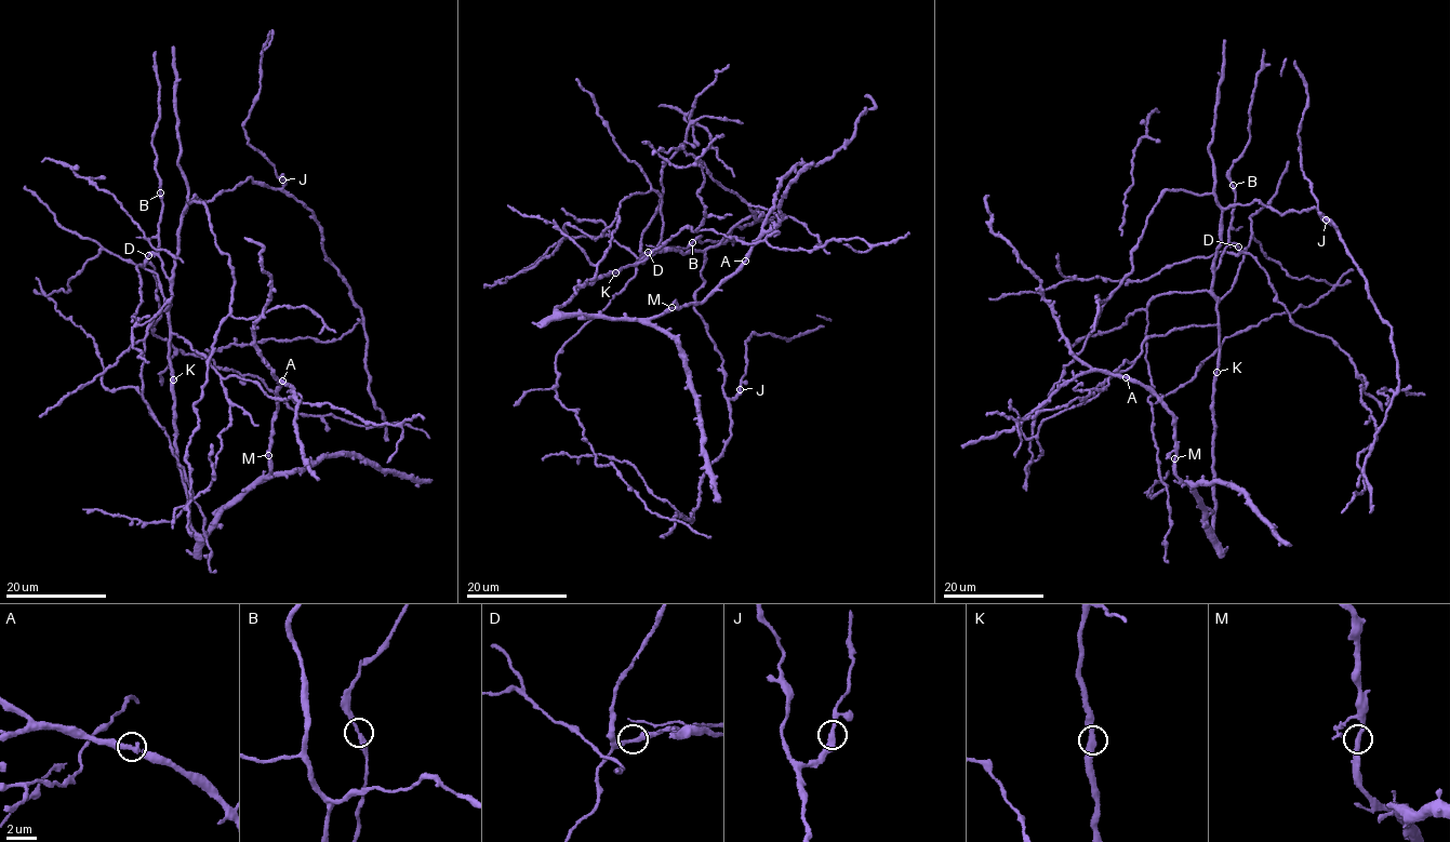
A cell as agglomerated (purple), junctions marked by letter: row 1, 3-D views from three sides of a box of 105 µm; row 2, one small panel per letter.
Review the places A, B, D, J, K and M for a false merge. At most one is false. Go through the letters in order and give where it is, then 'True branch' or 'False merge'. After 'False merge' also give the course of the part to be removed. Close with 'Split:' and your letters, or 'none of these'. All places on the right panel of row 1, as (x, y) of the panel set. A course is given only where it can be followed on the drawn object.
A: Place: (1126, 377). True branch
B: Place: (1233, 185). True branch
D: Place: (1238, 246). True branch
J: Place: (1326, 219). True branch
K: Place: (1216, 372). True branch
M: Place: (1174, 458). True branch
Split: none of these

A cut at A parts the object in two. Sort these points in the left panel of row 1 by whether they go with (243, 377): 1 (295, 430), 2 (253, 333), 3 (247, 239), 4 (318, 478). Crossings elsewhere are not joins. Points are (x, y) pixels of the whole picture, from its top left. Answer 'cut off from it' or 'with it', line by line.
1: cut off from it
2: cut off from it
3: cut off from it
4: cut off from it

